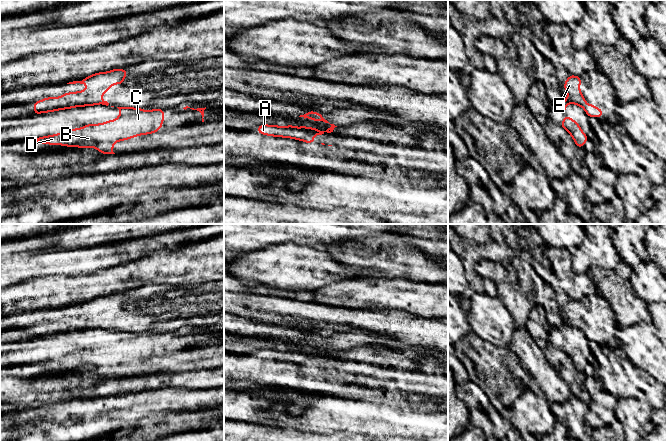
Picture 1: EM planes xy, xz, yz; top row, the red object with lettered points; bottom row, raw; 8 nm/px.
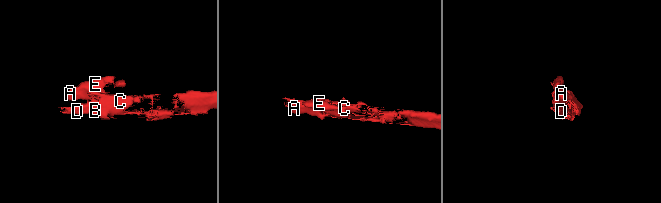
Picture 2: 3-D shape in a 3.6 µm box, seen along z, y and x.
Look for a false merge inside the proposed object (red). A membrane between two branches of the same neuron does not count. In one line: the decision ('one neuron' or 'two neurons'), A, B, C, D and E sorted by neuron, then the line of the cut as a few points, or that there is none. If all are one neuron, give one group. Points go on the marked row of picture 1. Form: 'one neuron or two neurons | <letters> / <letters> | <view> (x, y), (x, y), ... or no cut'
two neurons | A E / B C D | yz (567, 98), (571, 102)

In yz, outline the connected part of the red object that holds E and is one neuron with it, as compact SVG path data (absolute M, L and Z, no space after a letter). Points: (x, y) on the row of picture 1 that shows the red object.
M572 74L564 83L564 88L568 94L567 99L571 103L580 106L589 117L603 117L603 112L600 108L595 107L588 103L583 94L581 93L579 86L581 85L580 76L573 76Z

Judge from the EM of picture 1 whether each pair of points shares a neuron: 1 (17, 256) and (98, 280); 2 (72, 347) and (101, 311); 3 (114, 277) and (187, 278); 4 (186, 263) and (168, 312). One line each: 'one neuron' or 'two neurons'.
1: two neurons
2: two neurons
3: one neuron
4: two neurons

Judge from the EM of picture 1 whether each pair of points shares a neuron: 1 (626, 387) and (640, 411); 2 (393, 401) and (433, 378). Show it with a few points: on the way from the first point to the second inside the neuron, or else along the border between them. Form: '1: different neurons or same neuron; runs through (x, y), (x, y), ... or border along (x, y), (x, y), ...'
1: different neurons; border along (634, 396), (643, 402)
2: same neuron; runs through (402, 394), (406, 389), (423, 387)

